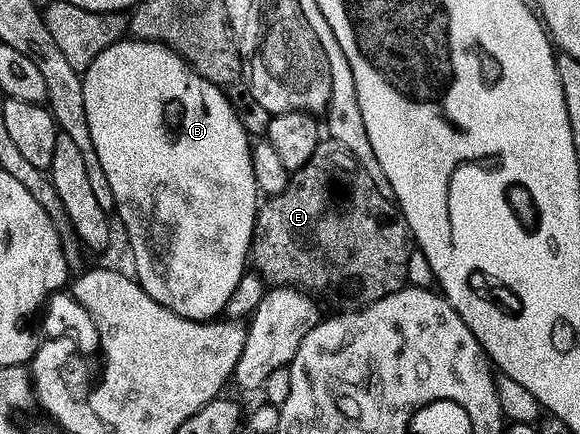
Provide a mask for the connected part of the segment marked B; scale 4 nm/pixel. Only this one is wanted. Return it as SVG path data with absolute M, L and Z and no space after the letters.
M122 38L116 44L107 46L107 50L103 50L103 54L99 54L99 58L95 58L95 62L91 62L89 67L84 69L81 85L83 102L86 103L87 126L90 127L91 140L99 156L99 164L103 166L108 185L114 194L115 216L121 219L121 224L129 235L129 248L133 251L133 264L137 267L137 283L144 292L151 294L151 298L155 298L155 302L159 302L159 306L183 318L209 322L220 317L226 311L231 294L235 294L241 277L247 272L247 261L253 247L253 227L257 221L259 207L251 139L249 140L248 134L245 133L245 124L237 117L232 102L225 97L226 89L220 84L207 82L207 78L200 76L178 52L174 52L166 44L132 38Z

